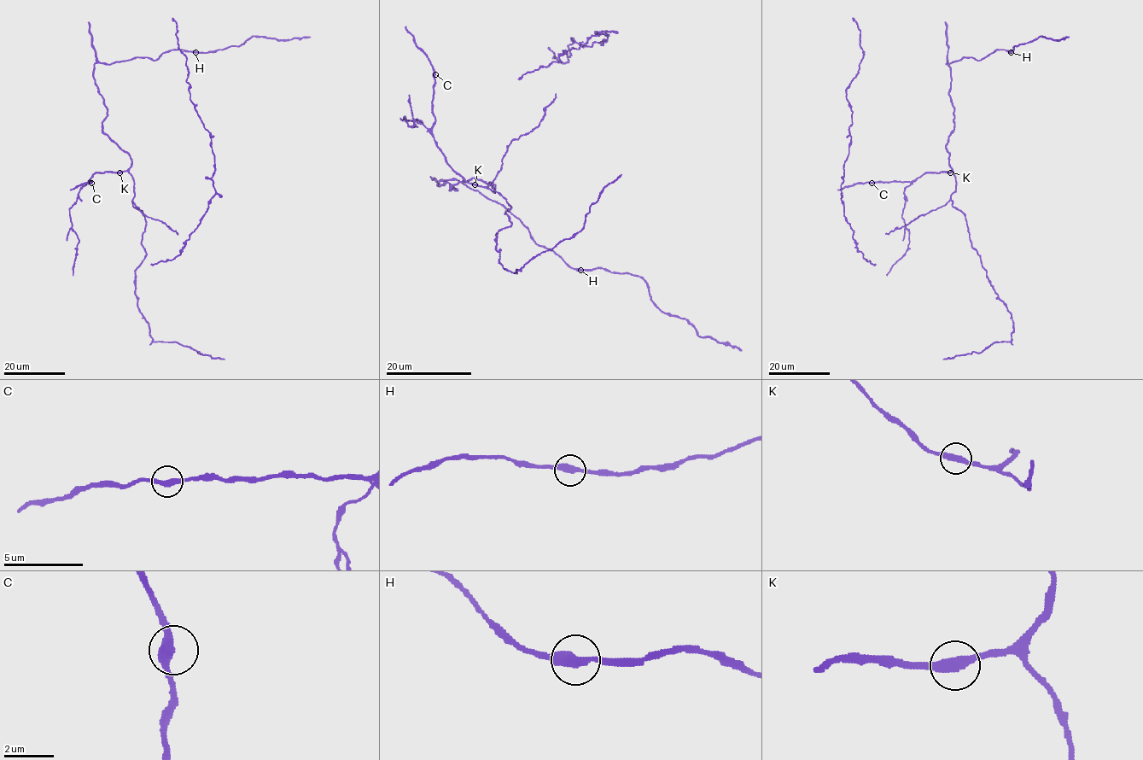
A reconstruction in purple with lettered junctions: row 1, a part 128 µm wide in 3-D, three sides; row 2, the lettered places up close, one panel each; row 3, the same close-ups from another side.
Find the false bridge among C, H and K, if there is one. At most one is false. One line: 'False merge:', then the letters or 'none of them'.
False merge: none of them

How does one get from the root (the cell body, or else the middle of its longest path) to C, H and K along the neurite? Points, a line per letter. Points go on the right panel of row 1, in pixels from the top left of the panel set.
C: (955, 184), (955, 176), (952, 171), (924, 172), (911, 182), (871, 183)
H: (955, 184), (946, 147), (953, 129), (947, 62), (963, 57), (980, 61), (995, 49), (1011, 52)
K: (955, 184), (955, 176), (950, 172)

